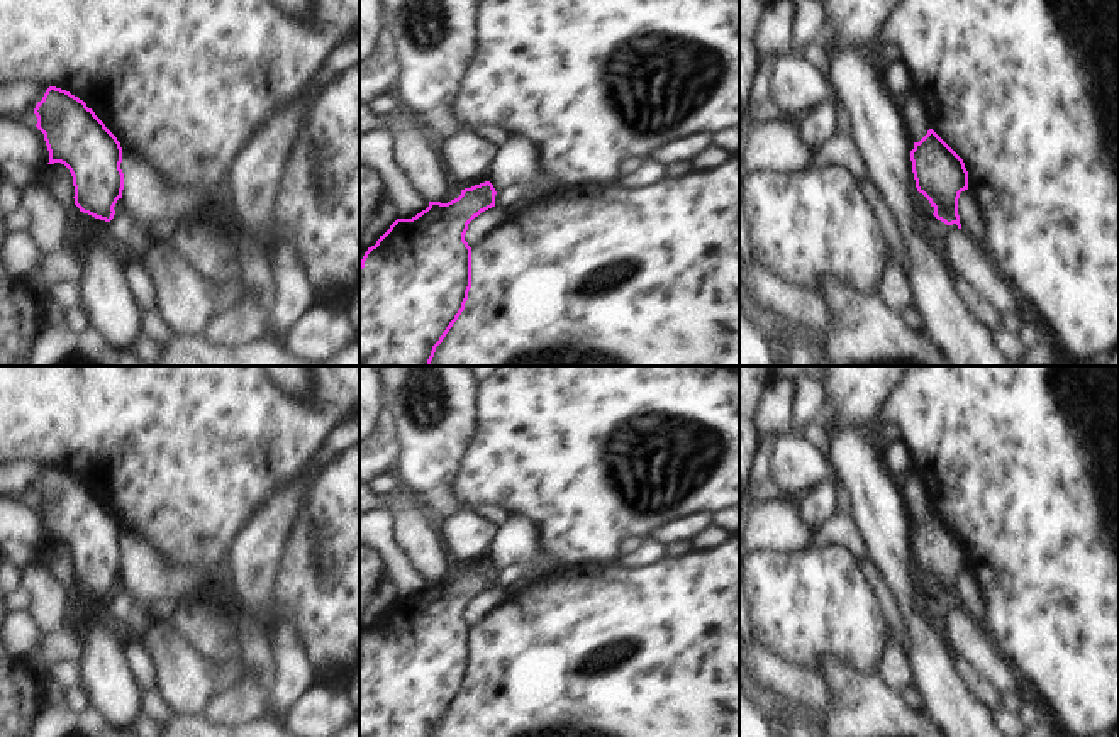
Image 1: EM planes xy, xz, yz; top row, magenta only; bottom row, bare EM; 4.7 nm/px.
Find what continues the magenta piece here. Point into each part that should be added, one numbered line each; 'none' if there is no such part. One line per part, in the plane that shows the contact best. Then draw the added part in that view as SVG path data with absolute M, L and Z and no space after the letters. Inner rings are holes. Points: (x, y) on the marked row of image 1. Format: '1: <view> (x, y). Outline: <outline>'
none.

